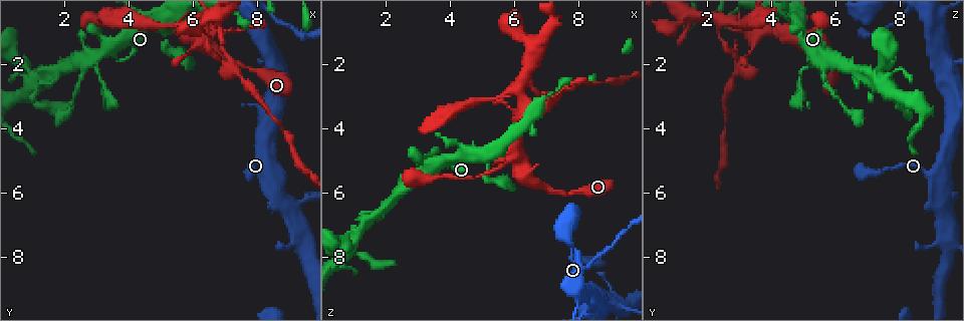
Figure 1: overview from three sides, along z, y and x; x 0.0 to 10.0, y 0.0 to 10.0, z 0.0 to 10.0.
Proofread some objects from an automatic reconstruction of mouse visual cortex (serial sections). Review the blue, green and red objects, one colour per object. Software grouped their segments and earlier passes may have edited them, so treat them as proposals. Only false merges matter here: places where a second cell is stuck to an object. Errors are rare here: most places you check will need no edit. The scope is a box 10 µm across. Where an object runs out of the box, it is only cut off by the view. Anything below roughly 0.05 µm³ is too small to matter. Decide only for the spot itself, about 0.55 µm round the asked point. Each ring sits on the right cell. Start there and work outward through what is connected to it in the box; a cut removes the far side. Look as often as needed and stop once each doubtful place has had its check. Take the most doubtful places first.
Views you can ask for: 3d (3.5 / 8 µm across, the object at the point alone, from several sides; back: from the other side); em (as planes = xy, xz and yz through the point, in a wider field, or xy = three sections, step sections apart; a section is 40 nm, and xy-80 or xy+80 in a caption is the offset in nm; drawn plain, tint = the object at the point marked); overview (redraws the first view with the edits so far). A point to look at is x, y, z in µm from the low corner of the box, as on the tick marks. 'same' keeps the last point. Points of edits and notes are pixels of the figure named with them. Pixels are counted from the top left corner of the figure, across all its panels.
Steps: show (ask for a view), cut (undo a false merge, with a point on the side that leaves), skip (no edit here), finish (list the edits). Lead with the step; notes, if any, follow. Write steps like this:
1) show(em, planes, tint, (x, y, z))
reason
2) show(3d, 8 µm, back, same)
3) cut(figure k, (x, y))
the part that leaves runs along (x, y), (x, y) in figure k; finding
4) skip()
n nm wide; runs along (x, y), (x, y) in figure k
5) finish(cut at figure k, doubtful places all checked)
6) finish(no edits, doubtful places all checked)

show(3d, 3.5 µm, (6.15, 0.70, 2.90))
thin arm on a thick one

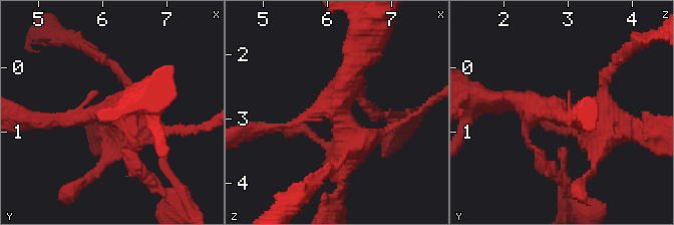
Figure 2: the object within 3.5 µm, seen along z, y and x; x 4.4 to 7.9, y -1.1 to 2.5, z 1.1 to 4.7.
show(em, xy, step 5, tint, (6.15, 0.70, 2.80))
shape alone is not enough

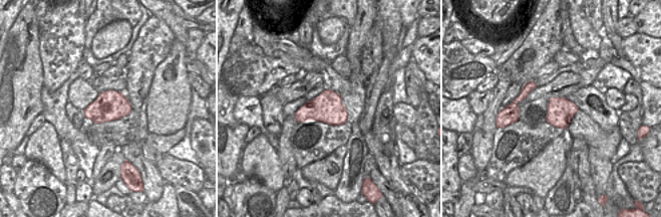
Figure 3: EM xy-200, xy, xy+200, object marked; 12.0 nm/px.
skip()
380 nm wide; runs along (613, 131), (499, 99) in figure 2; continuous, no second cell

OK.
show(3d, 3.5 µm, (5.35, 0.90, 3.15))

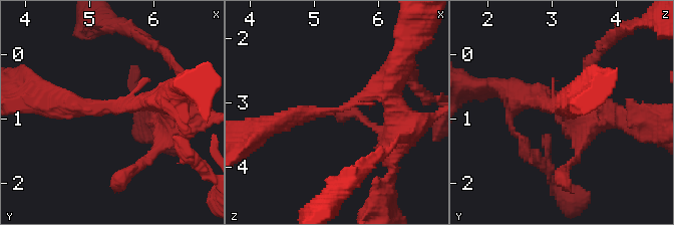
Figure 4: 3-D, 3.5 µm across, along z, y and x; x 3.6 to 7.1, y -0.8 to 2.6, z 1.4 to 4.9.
show(em, xy, step 2, tint, (5.30, 0.85, 3.15))

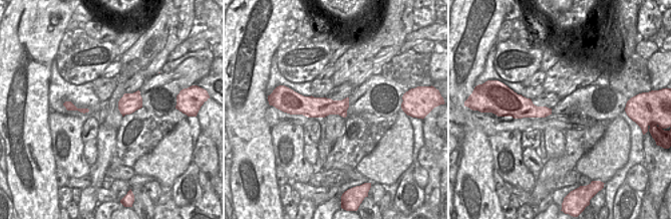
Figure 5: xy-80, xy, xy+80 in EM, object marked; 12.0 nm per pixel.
show(em, xy, step 3, tint, same)

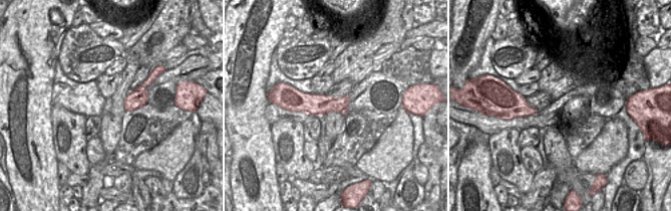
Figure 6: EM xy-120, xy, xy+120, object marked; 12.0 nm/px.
skip()
240 nm wide; runs along (167, 102), (44, 102) in figure 4; all the same cell

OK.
show(3d, 3.5 µm, (6.90, 1.85, 3.00))
thin neck

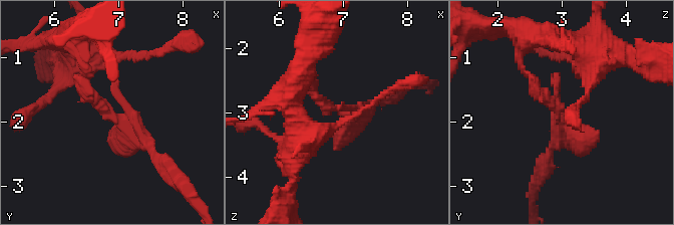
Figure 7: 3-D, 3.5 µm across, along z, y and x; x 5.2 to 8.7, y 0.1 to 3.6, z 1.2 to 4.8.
show(em, planes, tint, (6.90, 1.90, 3.00))
now the EM

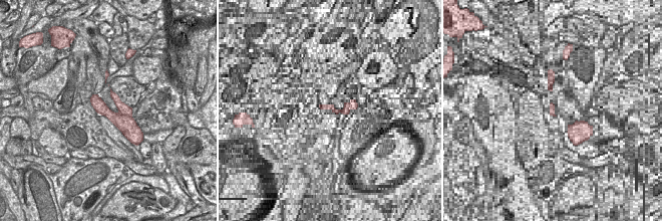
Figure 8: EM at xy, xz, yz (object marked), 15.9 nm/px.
cut(figure 7, (170, 166))
the part that leaves runs along (141, 140), (201, 208) in figure 7; two cells meet here

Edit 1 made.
finish(cut at figure 7, doubtful places all checked)

